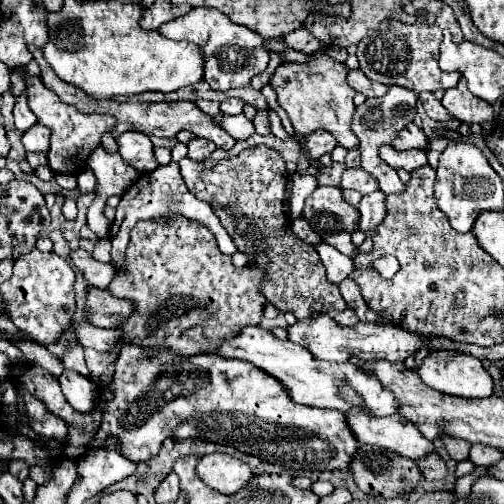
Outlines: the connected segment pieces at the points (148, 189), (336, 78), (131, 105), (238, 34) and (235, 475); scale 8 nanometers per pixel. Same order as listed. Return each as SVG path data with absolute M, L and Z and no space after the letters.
M171 162L167 166L159 166L157 170L153 170L151 174L143 174L123 196L121 196L121 202L117 206L117 216L115 216L115 222L111 226L111 242L113 242L113 250L111 250L111 264L115 264L117 268L123 266L125 262L125 248L127 248L127 242L129 242L129 232L131 228L139 222L139 220L151 220L151 218L165 218L165 216L175 216L175 214L183 214L191 220L197 220L201 222L203 226L207 226L215 238L217 238L217 244L219 244L219 250L223 250L225 254L235 254L237 252L237 246L233 242L233 238L227 234L227 230L221 226L219 218L215 216L215 212L211 210L209 204L205 204L203 200L197 200L185 186L183 182L183 176L181 176L181 170L179 170L179 164L177 162Z
M325 50L313 52L311 60L305 64L285 62L275 70L269 84L277 94L277 104L289 114L297 134L305 136L313 130L327 130L347 150L359 146L359 140L355 140L351 132L351 116L355 112L355 90L347 84L347 72L347 66L329 58Z
M27 46L29 50L33 50L33 60L39 64L41 68L41 82L53 90L61 102L65 104L73 104L75 108L79 108L79 112L85 112L85 114L109 114L117 120L115 124L115 132L121 134L125 130L135 130L135 132L143 132L147 136L159 136L159 138L173 138L177 136L177 132L181 130L189 130L193 132L195 136L201 136L201 138L207 138L207 140L213 140L217 144L217 148L223 148L223 150L229 150L233 148L235 140L225 132L221 130L211 116L203 114L193 102L123 102L123 104L117 104L115 100L91 100L91 96L87 96L85 92L79 92L79 88L71 88L71 84L63 84L63 80L59 80L55 76L55 72L51 72L51 66L45 62L43 58L43 50L37 48L37 46Z
M191 8L185 16L179 16L157 30L161 36L171 40L187 40L201 48L205 60L203 80L219 92L225 92L235 86L245 86L257 74L261 74L269 64L269 52L263 48L263 38L255 36L249 28L239 28L227 20L221 12L213 8Z
M219 452L203 456L195 472L209 488L223 494L235 494L253 476L251 468L245 462Z

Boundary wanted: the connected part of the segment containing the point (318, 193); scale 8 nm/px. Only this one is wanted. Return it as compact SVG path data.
M317 186L305 198L303 218L309 222L313 232L321 236L325 232L339 232L339 230L353 232L353 226L359 220L359 212L343 200L339 188Z

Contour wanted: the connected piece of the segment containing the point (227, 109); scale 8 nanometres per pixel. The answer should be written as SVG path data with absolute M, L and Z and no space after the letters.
M227 98L221 102L219 108L223 114L241 114L243 106L245 106L245 102L241 98Z

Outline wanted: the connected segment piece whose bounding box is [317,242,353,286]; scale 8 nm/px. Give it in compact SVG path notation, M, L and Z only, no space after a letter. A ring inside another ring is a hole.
M321 242L321 244L317 246L317 252L319 252L319 256L321 256L323 266L327 268L327 280L329 280L331 284L339 286L339 284L347 278L347 274L351 272L353 260L351 260L349 256L345 256L345 254L337 252L333 246L329 246L329 244L325 244L325 242Z

